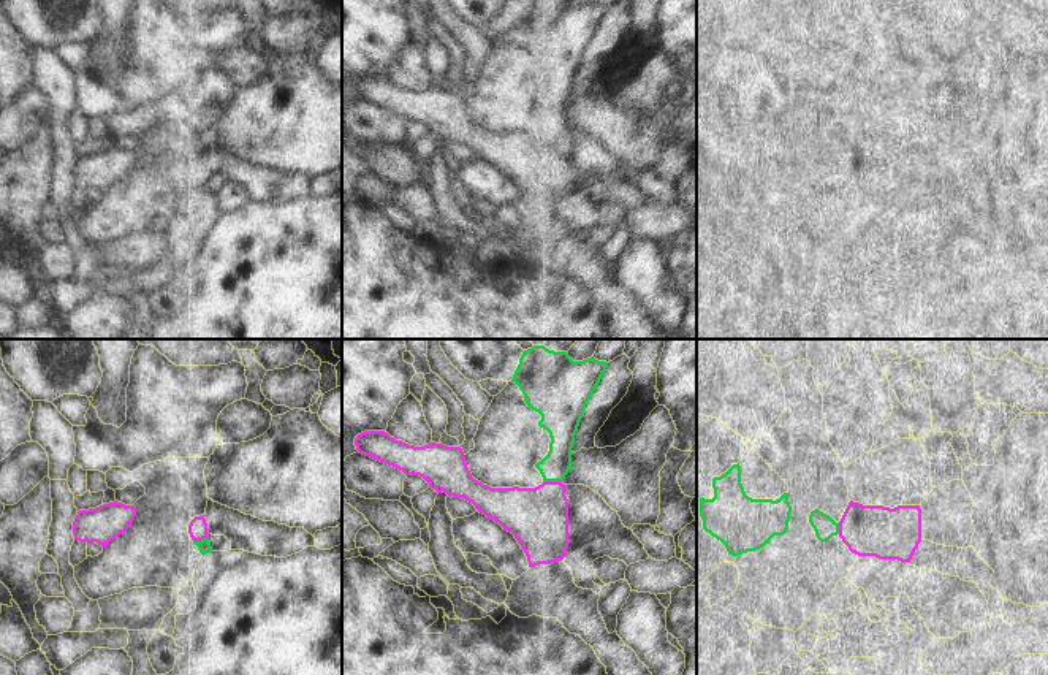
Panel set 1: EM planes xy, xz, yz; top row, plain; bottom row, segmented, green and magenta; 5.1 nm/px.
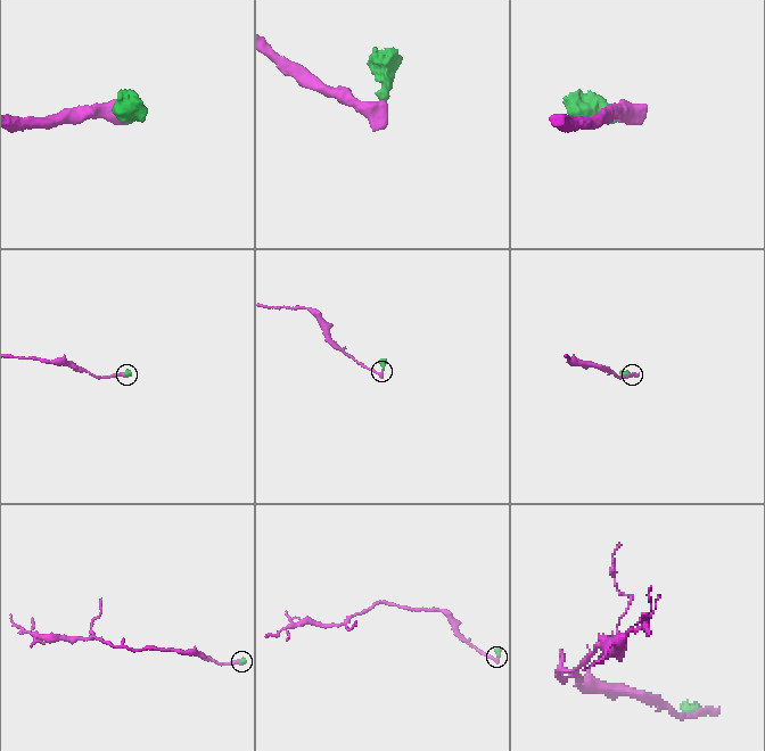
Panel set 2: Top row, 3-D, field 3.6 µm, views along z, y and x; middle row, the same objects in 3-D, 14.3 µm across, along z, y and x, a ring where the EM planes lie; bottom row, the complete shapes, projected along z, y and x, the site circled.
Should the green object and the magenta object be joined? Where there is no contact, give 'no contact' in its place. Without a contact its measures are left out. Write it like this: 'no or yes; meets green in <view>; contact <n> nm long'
no; meets green in xz; contact 100 nm long

